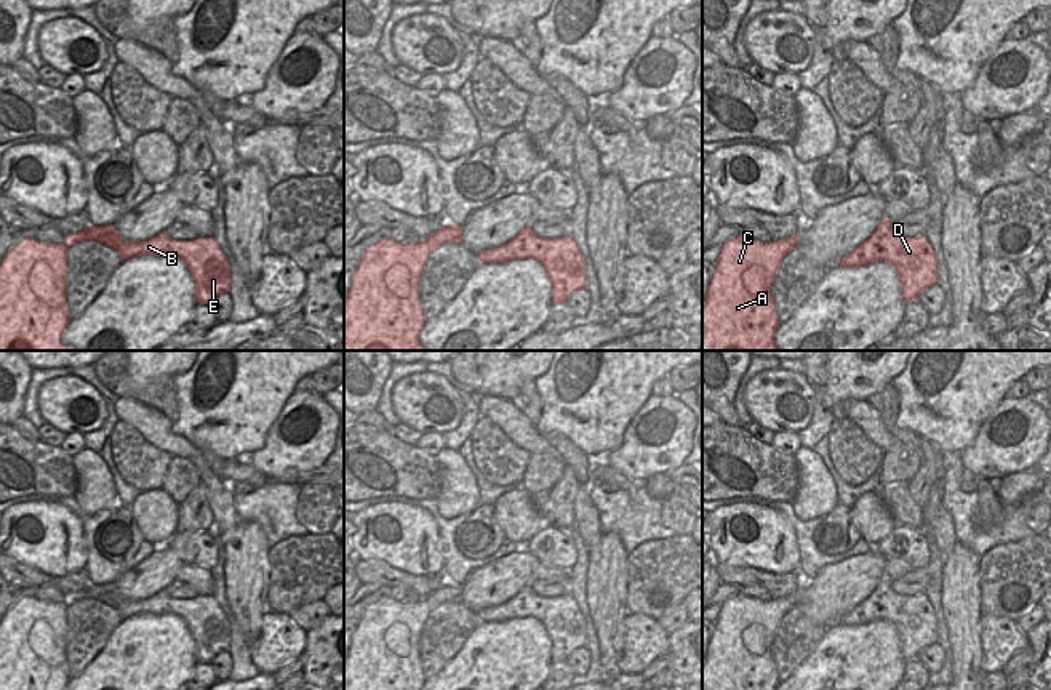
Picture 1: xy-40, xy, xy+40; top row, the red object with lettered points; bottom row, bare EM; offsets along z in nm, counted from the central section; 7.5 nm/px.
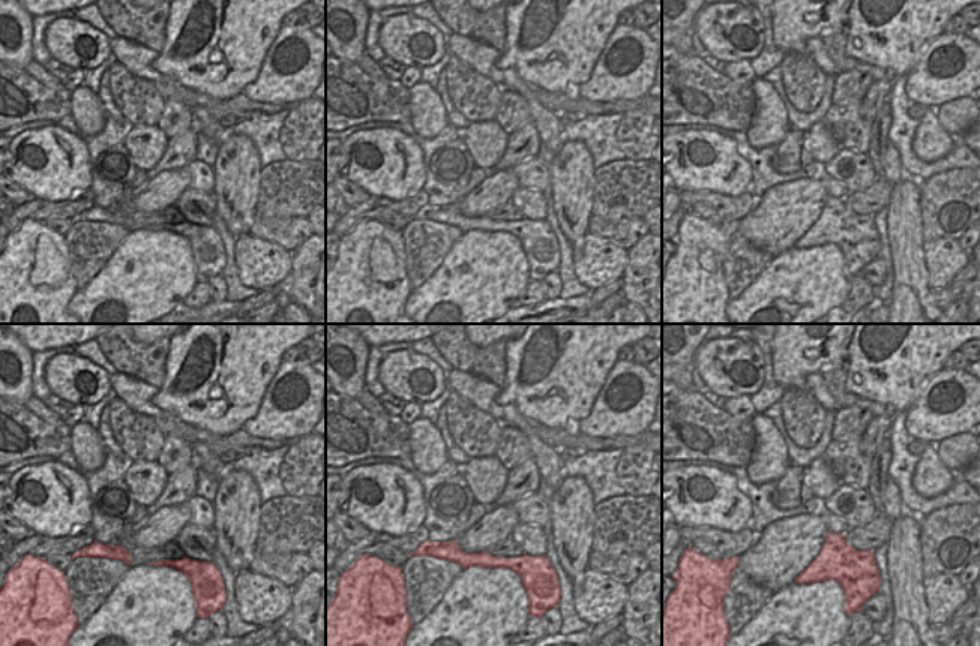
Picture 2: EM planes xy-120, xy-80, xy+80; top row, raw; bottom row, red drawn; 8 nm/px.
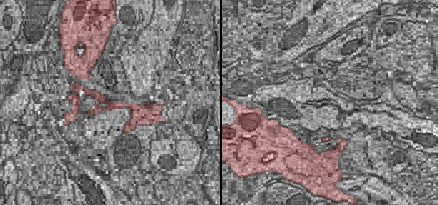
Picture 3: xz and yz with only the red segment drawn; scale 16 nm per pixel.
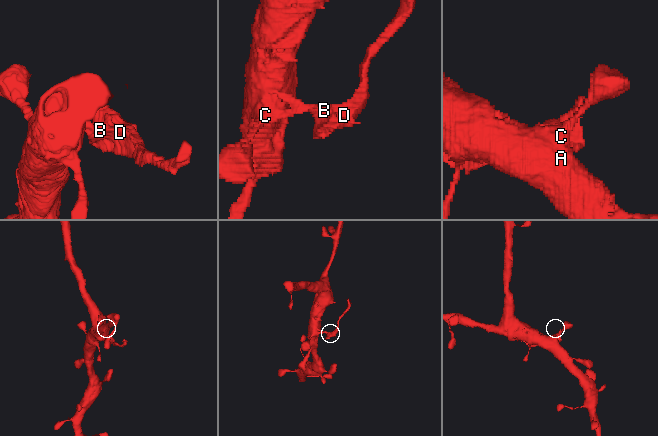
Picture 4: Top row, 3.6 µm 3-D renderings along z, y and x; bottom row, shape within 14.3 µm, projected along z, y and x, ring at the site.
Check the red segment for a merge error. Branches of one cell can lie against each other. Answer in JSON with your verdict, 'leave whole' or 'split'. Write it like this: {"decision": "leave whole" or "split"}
{"decision": "split"}

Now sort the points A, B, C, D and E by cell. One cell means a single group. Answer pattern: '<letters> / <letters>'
A C / B D E

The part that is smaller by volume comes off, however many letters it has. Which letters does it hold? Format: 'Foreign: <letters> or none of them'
Foreign: B, D, E.

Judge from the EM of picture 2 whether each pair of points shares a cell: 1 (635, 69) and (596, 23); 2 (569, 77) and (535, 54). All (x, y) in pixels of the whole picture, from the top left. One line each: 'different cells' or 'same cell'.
1: different cells
2: same cell

